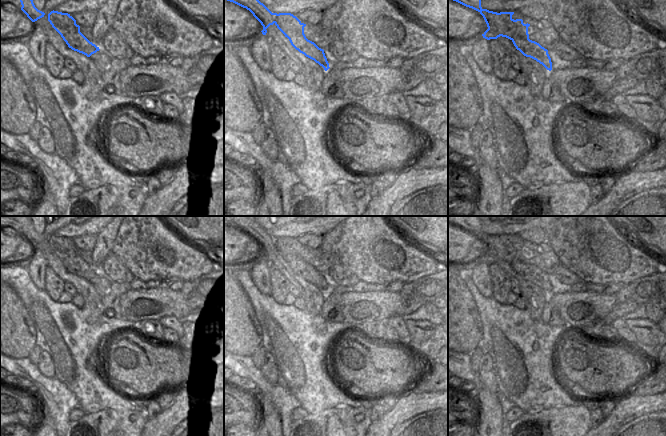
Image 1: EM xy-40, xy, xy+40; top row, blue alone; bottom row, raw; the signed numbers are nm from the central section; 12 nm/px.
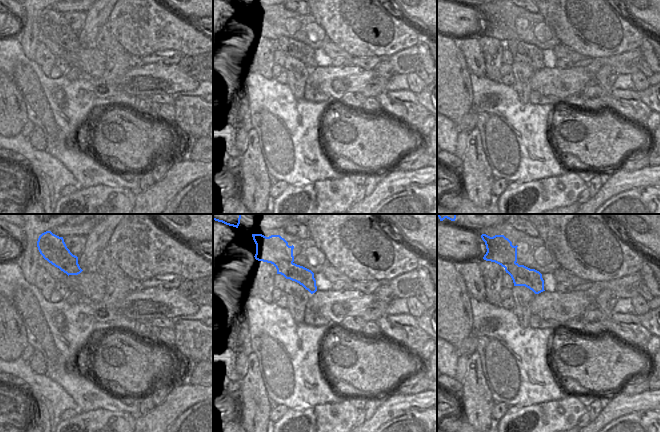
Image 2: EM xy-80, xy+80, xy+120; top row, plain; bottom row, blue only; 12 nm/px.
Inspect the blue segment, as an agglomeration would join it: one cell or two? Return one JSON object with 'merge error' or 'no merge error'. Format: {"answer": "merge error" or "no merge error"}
{"answer": "merge error"}

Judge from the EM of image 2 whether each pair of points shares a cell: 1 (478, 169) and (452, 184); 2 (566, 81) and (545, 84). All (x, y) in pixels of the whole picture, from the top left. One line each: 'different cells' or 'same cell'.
1: different cells
2: same cell

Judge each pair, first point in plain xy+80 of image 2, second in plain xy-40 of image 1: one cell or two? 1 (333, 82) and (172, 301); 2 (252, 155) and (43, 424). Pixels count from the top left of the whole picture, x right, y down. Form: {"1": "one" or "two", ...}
{"1": "one", "2": "one"}

